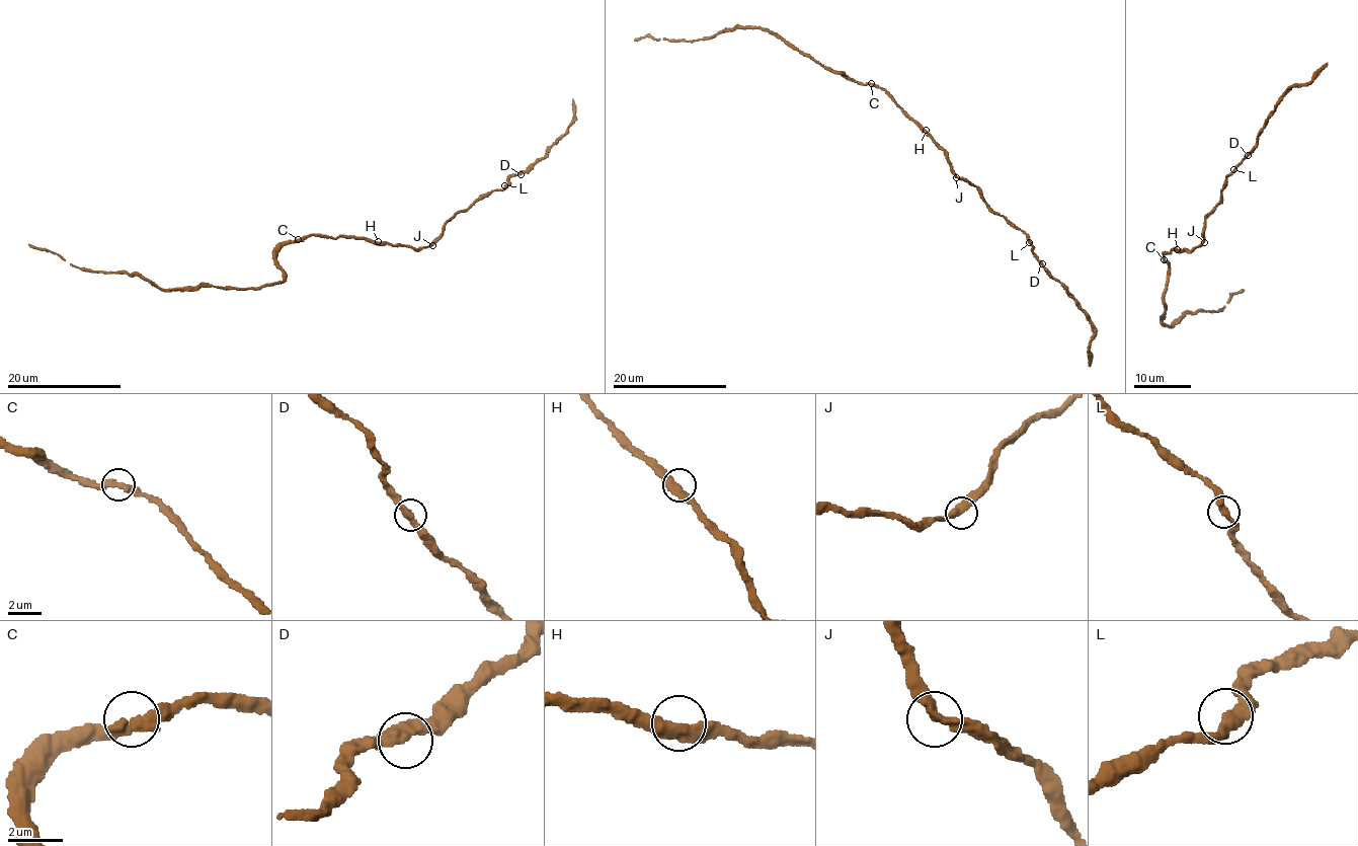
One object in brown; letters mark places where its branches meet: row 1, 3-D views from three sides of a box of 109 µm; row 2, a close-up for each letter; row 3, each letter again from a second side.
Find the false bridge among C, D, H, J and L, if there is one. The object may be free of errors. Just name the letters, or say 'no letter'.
no letter

